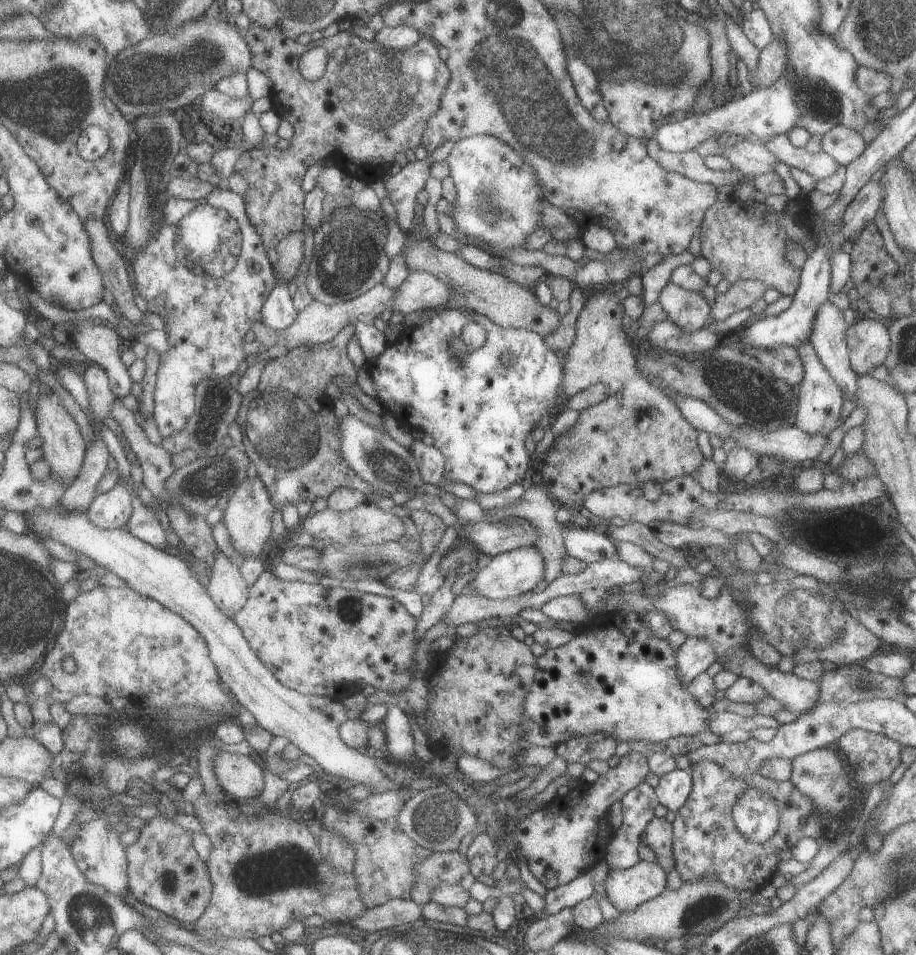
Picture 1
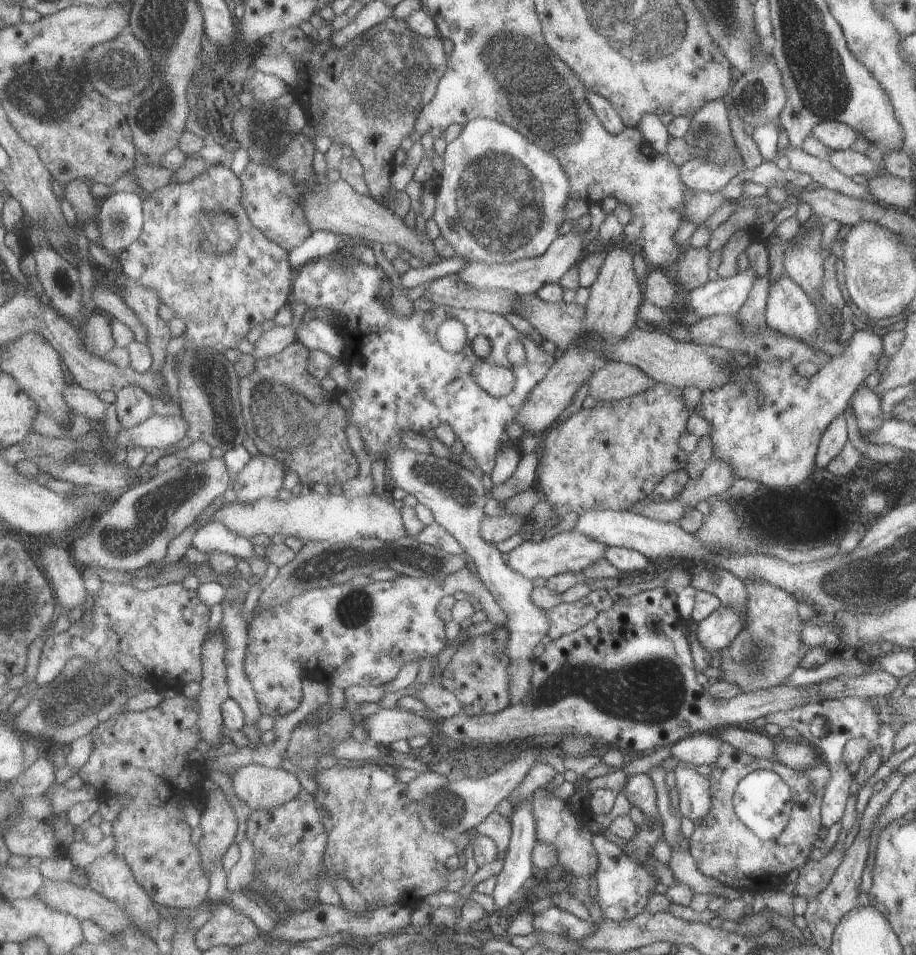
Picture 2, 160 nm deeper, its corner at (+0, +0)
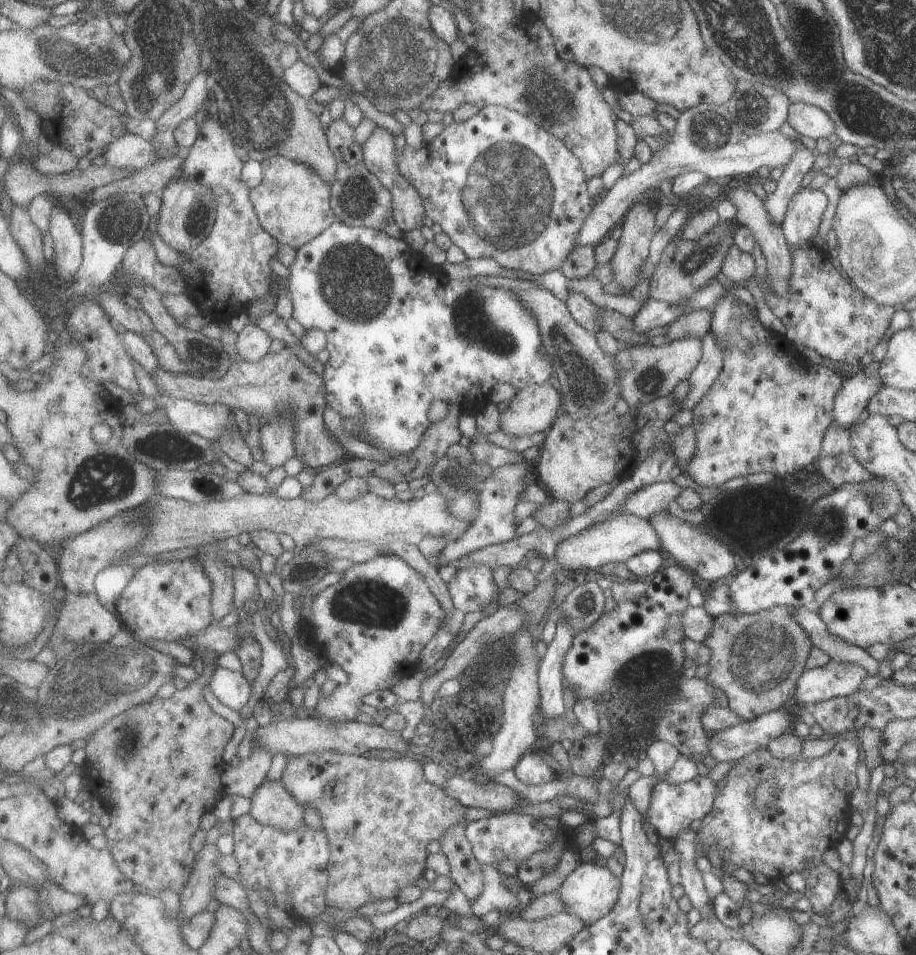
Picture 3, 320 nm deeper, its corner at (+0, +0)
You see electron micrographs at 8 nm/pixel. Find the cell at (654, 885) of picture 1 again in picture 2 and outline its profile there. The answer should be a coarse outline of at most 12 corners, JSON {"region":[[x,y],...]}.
{"region":[[602,834],[598,906],[628,922],[644,912],[656,878]]}

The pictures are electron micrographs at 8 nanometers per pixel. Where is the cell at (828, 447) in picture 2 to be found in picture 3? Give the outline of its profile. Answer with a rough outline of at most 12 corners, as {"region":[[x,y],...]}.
{"region":[[864,371],[843,380],[833,421],[850,431],[882,385]]}

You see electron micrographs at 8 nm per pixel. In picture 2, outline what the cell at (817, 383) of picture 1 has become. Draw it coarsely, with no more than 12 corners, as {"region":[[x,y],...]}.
{"region":[[785,272],[770,286],[769,328],[830,356],[808,296]]}

